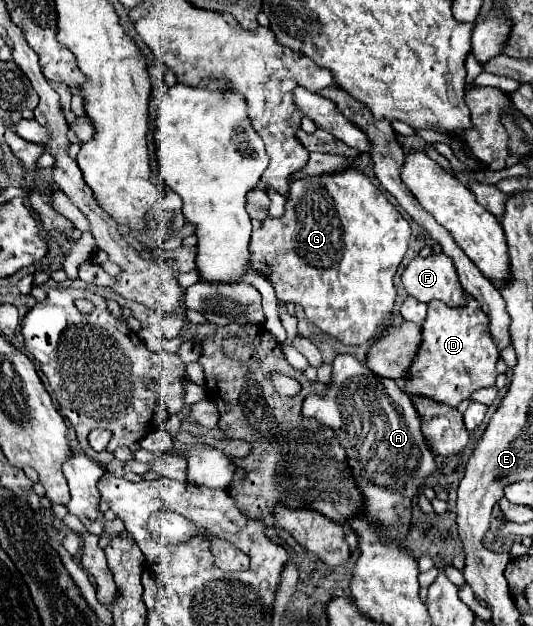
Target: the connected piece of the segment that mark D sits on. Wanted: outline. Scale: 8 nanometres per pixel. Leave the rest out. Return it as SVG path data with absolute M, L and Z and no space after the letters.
M466 293L464 307L448 307L442 301L430 301L428 317L422 325L422 335L424 337L418 349L418 359L414 359L410 375L400 381L404 391L412 395L426 395L456 407L474 391L494 387L498 377L496 361L500 355L488 327L488 315L472 295Z

